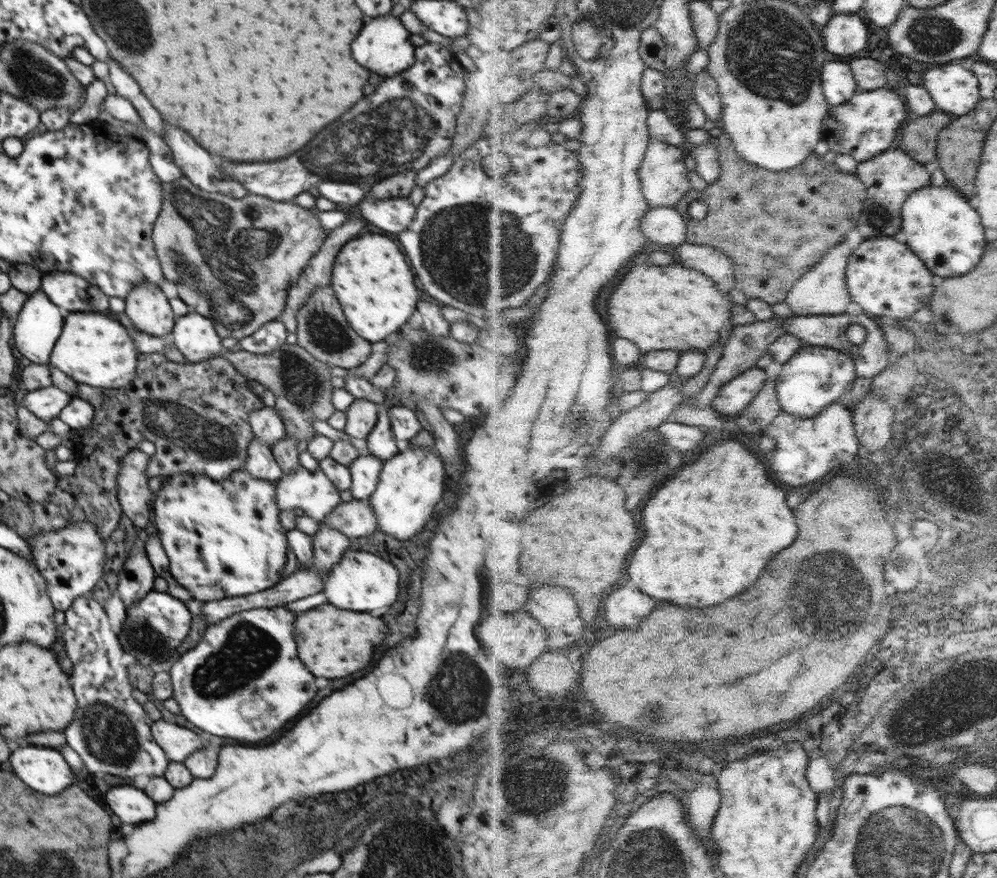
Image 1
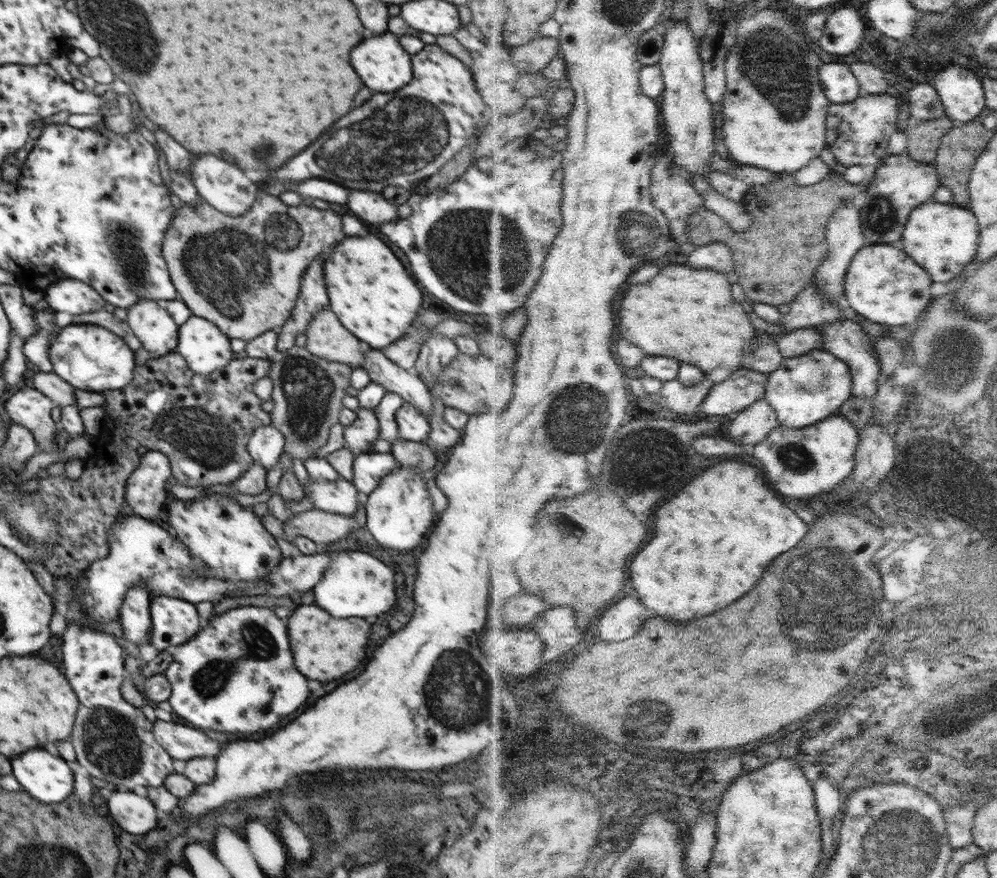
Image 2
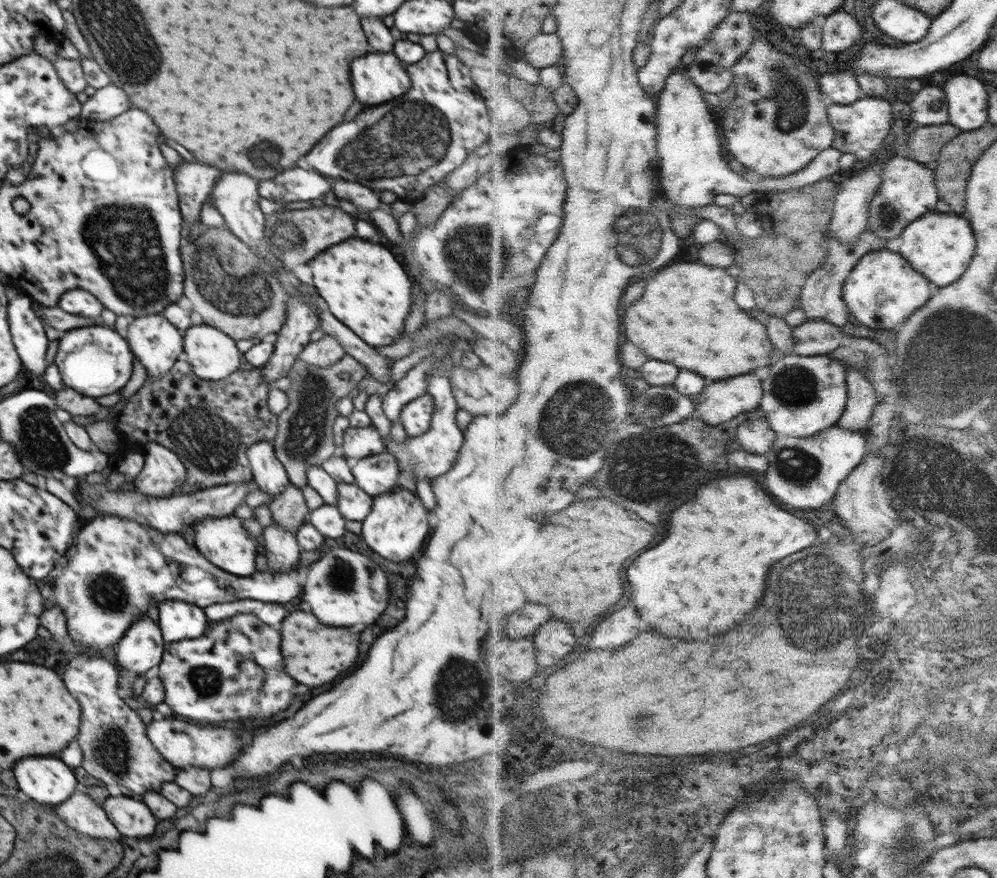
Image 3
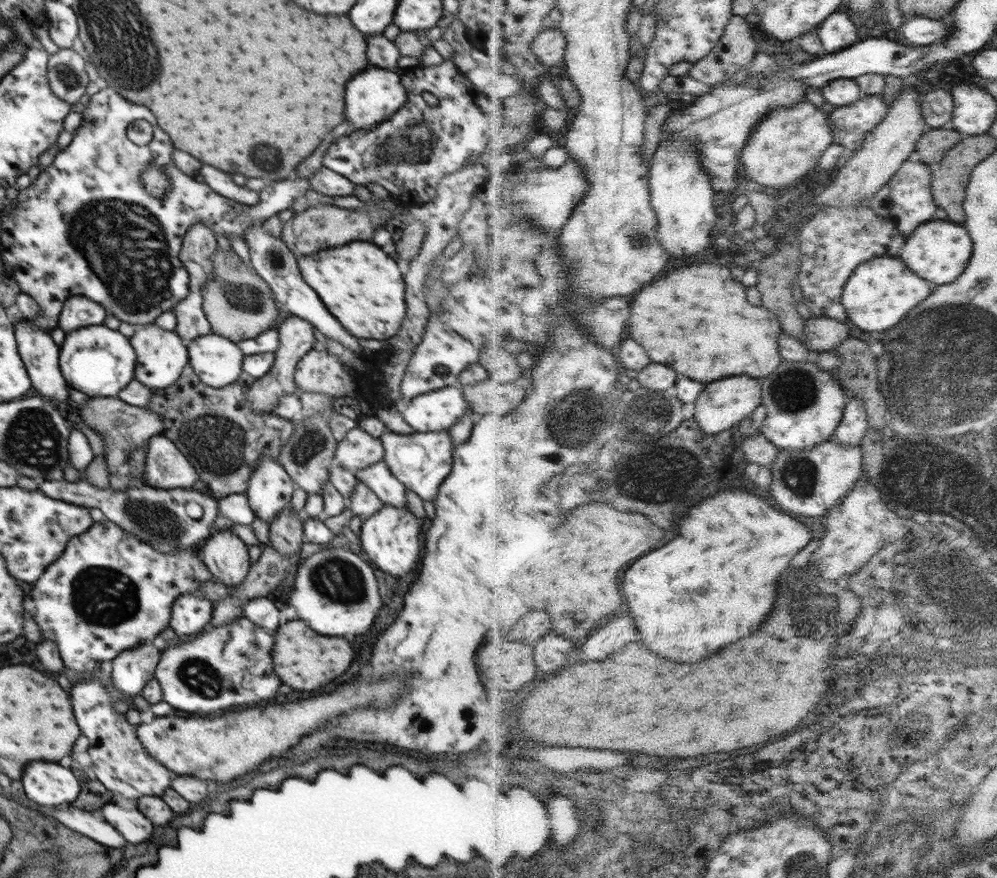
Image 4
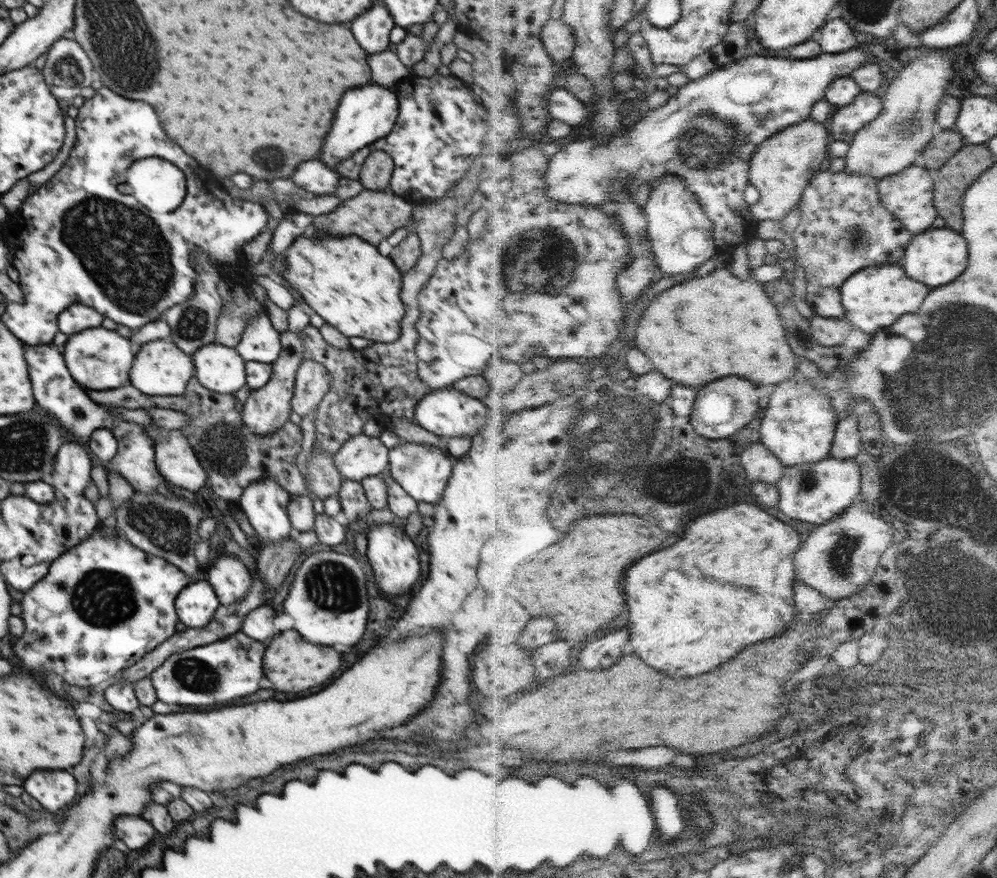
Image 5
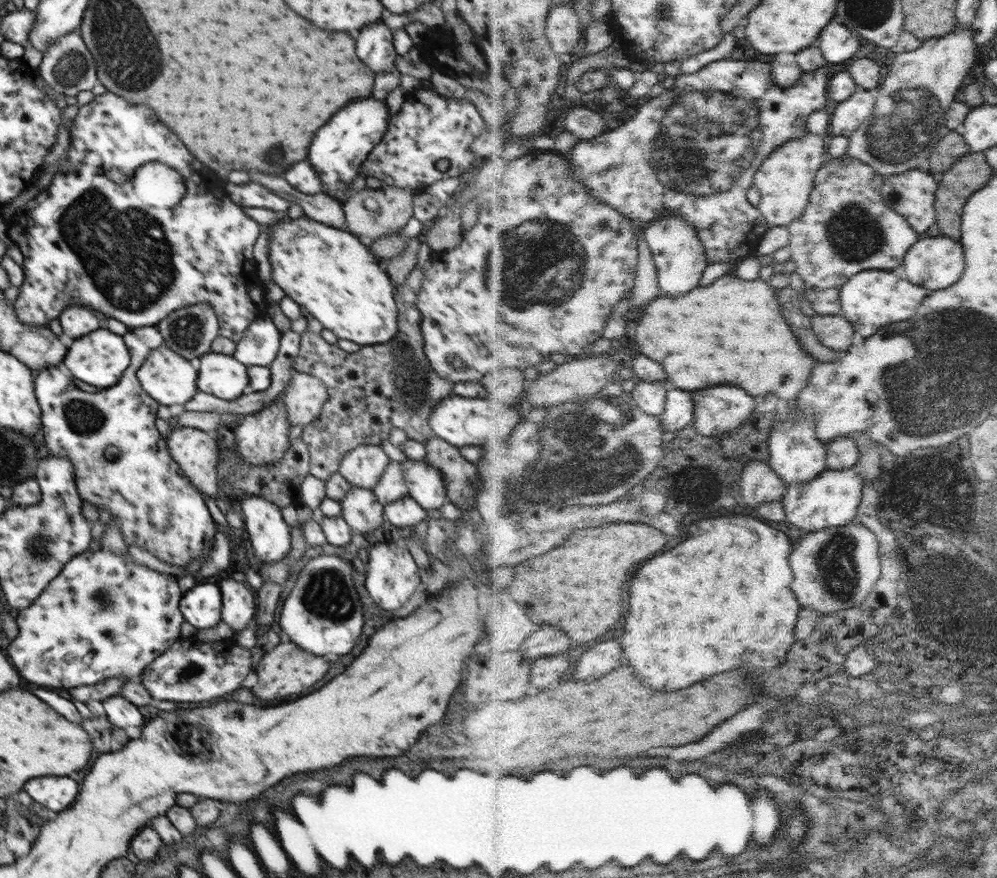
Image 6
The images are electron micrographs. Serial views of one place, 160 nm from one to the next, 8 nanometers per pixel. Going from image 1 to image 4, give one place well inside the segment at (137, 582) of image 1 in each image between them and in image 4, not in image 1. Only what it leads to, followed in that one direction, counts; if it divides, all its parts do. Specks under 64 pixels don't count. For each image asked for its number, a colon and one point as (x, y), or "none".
2: (134, 616)
3: (141, 648)
4: (132, 669)

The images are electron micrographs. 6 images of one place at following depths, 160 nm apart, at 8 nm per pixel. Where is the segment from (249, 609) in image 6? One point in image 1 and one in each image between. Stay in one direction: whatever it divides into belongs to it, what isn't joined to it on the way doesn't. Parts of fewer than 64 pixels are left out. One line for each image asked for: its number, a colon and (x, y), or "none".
1: (224, 539)
2: (229, 539)
3: (225, 542)
4: (225, 555)
5: (230, 579)

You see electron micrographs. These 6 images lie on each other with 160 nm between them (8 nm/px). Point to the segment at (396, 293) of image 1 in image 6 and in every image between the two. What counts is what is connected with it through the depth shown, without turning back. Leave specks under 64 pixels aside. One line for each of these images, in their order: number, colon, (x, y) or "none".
2: (372, 294)
3: (364, 286)
4: (359, 284)
5: (347, 281)
6: (325, 269)

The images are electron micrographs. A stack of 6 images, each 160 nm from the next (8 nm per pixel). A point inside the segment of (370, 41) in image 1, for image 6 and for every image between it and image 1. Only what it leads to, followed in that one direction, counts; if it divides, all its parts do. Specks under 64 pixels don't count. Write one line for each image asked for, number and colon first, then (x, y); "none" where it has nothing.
2: (383, 65)
3: (377, 78)
4: (377, 94)
5: (365, 114)
6: (337, 152)

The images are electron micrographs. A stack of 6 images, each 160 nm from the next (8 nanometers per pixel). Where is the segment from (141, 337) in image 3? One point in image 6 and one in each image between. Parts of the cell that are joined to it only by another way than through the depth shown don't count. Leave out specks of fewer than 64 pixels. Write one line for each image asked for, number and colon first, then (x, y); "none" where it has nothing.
4: (161, 354)
5: (160, 368)
6: (168, 378)

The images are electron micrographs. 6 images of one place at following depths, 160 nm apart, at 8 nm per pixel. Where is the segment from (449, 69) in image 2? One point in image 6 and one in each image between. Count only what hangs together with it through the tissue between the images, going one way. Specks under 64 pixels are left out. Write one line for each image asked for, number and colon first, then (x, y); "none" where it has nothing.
3: (405, 146)
4: (409, 154)
5: (430, 151)
6: (430, 127)

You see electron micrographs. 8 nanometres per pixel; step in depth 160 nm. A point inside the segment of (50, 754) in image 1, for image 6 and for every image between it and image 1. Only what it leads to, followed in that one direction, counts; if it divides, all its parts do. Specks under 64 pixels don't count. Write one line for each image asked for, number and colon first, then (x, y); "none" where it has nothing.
2: (49, 779)
3: (46, 780)
4: (46, 784)
5: (55, 789)
6: (57, 794)

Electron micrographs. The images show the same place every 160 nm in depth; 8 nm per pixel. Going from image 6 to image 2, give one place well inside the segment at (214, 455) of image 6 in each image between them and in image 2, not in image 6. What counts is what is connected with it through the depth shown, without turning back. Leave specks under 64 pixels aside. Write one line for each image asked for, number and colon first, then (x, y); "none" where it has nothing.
2: (145, 491)
3: (163, 473)
4: (167, 468)
5: (175, 459)

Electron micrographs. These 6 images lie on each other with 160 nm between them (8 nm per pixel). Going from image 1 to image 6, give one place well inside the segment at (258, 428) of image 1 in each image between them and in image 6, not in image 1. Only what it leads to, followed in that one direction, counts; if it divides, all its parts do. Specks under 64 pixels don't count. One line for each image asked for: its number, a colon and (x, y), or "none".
2: (266, 444)
3: (269, 474)
4: (270, 489)
5: (264, 503)
6: (269, 535)

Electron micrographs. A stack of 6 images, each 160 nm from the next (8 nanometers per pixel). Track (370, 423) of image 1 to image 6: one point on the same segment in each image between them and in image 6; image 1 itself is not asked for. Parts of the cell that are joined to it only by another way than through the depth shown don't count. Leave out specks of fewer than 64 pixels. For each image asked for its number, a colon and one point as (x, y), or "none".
2: (359, 436)
3: (358, 443)
4: (357, 450)
5: (362, 456)
6: (364, 465)

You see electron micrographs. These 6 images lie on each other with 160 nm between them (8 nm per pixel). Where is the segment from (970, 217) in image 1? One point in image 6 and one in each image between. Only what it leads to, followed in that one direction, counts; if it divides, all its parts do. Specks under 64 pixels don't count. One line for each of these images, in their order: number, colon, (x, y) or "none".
2: (943, 237)
3: (941, 244)
4: (940, 250)
5: (938, 256)
6: (937, 262)

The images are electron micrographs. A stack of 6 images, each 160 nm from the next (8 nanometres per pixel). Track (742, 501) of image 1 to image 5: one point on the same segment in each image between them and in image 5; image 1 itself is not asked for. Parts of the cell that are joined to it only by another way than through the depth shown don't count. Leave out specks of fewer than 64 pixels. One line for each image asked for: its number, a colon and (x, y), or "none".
2: (715, 541)
3: (721, 550)
4: (682, 595)
5: (730, 583)

